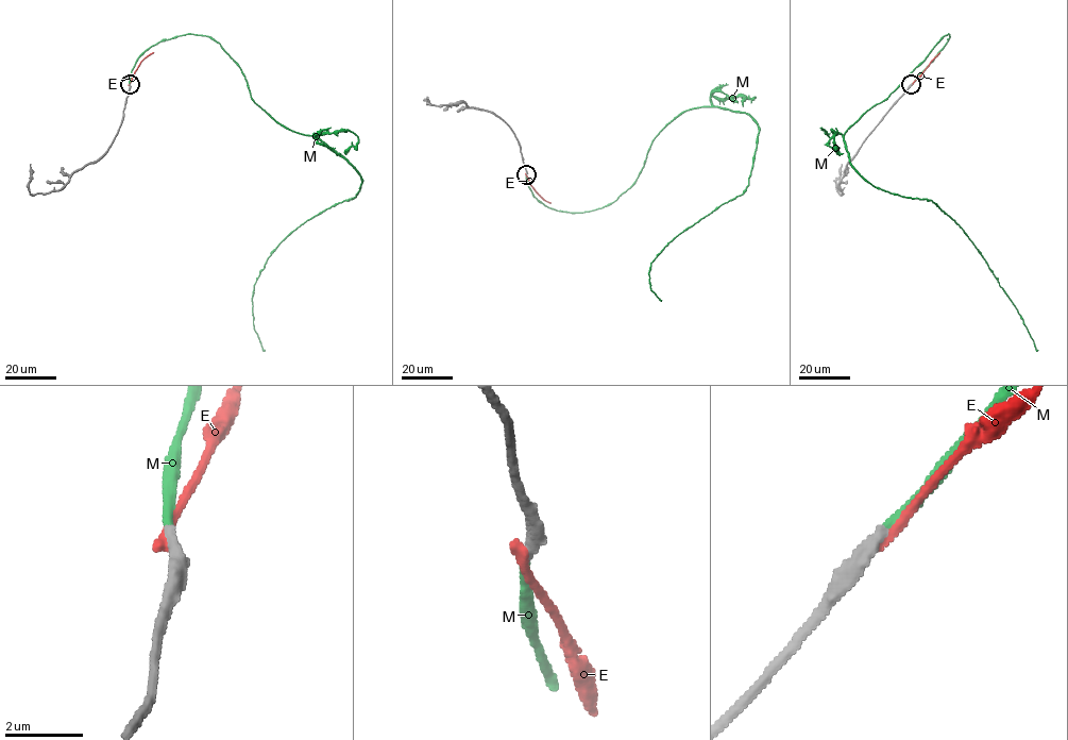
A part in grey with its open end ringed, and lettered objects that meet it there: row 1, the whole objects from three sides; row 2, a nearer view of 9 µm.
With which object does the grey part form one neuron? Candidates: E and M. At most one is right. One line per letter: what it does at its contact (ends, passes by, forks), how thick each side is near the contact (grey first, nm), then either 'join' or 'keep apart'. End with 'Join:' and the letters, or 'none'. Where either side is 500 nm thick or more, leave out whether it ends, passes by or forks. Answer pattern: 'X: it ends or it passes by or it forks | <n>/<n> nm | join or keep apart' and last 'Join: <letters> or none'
E: it ends | 400/280 nm | keep apart
M: it ends | 300/240 nm | join
Join: M

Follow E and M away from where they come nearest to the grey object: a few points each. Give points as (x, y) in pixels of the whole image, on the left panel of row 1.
E: (129, 85), (140, 63), (153, 52)
M: (129, 83), (152, 46), (214, 38), (257, 104), (361, 178), (354, 198), (267, 259), (252, 299), (265, 351)

